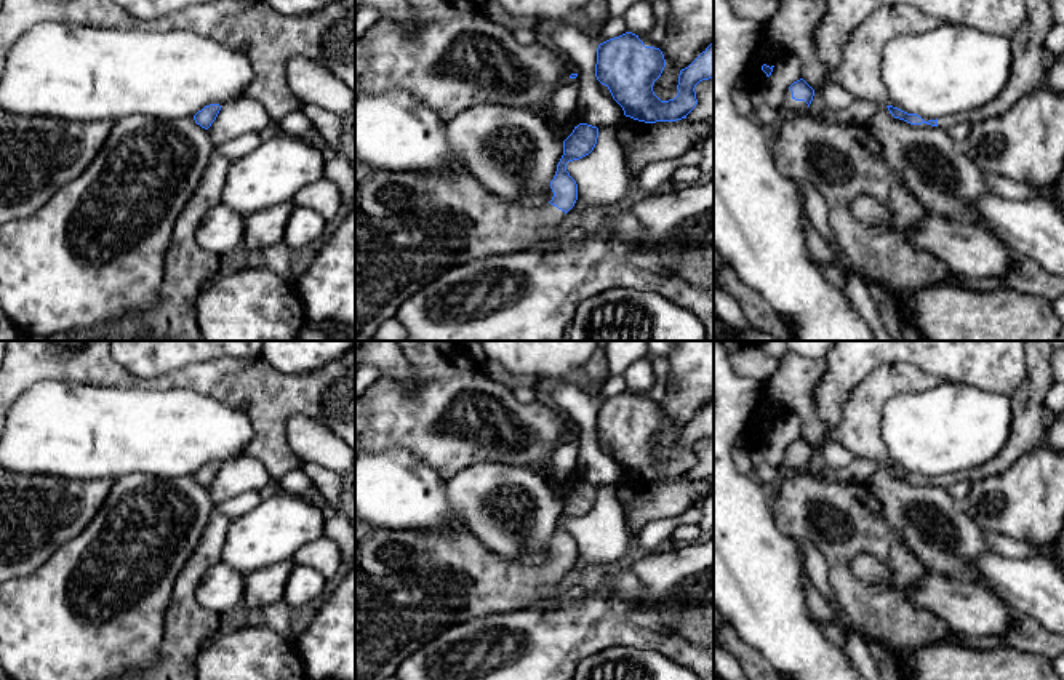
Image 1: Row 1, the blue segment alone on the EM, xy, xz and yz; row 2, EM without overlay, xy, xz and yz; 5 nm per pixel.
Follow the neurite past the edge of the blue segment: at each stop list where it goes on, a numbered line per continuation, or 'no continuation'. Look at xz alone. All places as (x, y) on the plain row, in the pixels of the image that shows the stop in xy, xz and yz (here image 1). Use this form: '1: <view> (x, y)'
1: xz (410, 586)

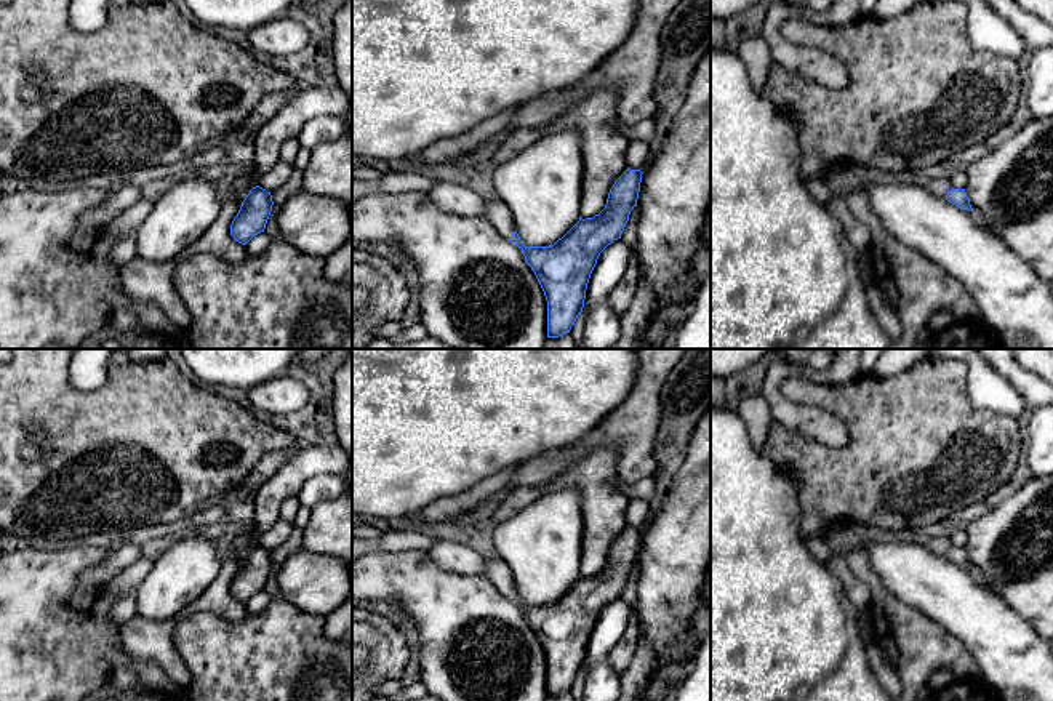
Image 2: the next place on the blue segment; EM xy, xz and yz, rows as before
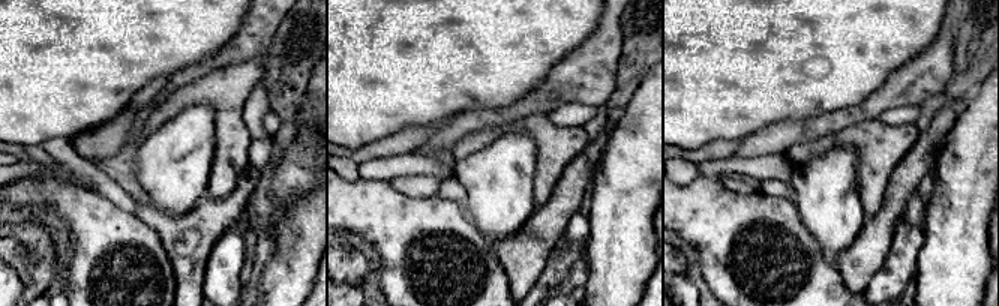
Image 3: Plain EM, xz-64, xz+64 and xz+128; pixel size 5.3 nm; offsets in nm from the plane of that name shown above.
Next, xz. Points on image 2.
1: xz (496, 570)

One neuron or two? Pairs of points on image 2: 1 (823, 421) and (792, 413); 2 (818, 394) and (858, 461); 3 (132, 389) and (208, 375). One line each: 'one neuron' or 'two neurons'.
1: one neuron
2: one neuron
3: two neurons

